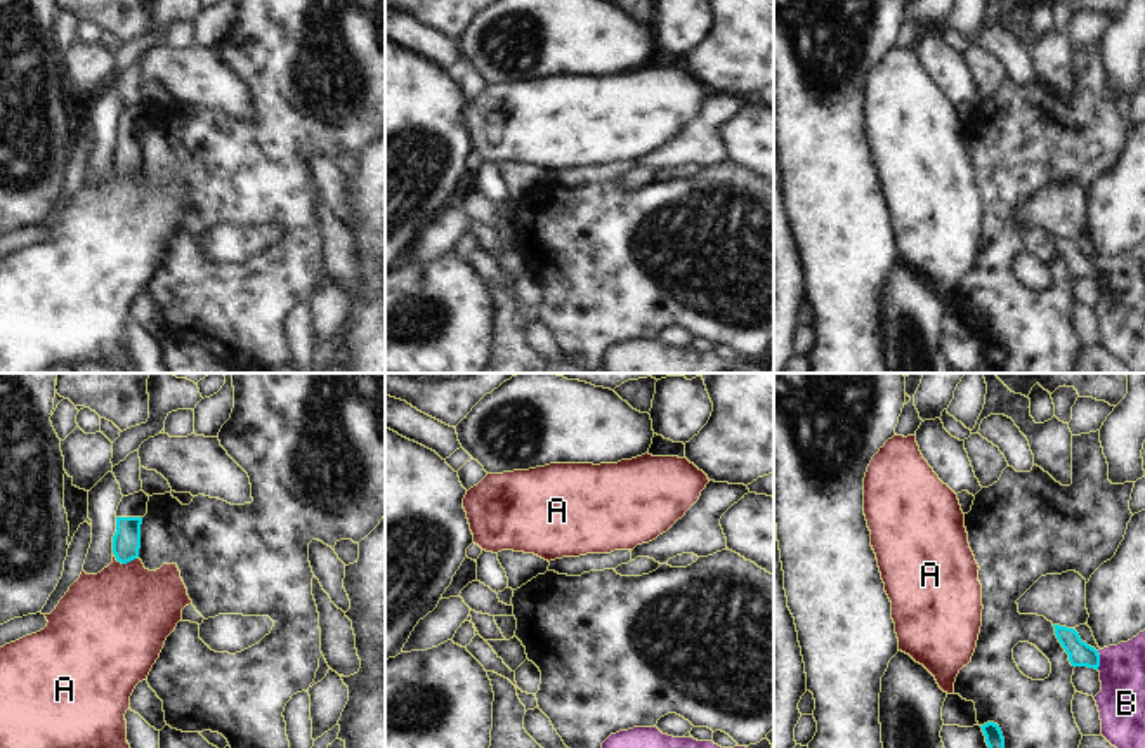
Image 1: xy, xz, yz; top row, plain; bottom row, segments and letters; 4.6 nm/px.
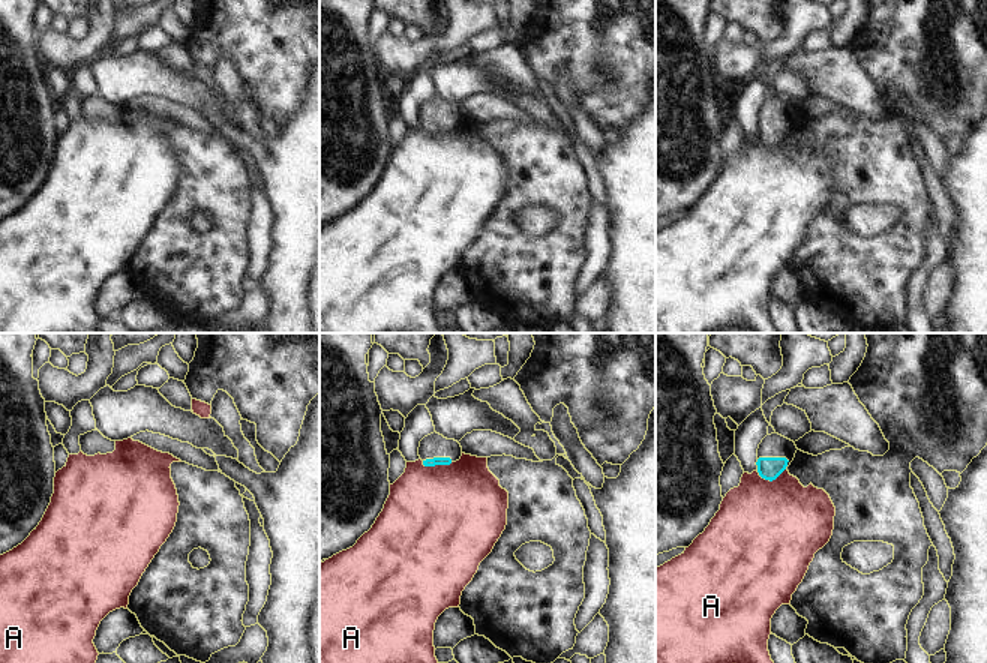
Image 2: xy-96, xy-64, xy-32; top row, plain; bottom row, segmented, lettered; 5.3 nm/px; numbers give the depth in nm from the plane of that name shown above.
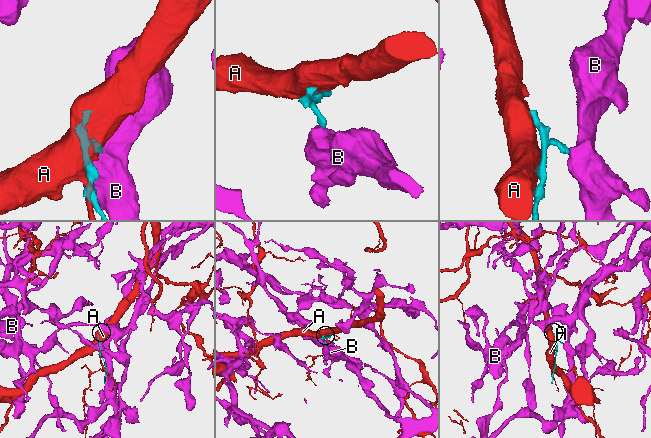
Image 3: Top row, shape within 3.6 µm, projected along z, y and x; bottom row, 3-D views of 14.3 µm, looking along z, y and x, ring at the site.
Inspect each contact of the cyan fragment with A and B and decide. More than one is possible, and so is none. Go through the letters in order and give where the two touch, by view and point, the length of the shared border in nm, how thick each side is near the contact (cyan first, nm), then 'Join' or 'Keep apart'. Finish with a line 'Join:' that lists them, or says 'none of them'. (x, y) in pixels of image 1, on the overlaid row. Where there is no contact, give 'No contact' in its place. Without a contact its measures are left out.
A: Touches cyan at xy (124, 563). Shared border 120 nm. Thickness 130 nm (cyan) against 460 nm. Keep apart
B: Touches cyan at yz (1099, 660). Shared border 90 nm. Thickness 110 nm (cyan) against 220 nm. Keep apart
Join: none of them.

